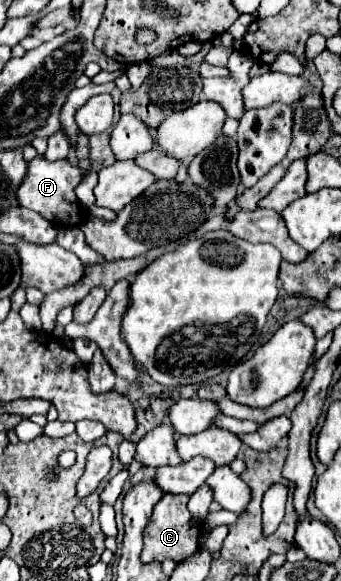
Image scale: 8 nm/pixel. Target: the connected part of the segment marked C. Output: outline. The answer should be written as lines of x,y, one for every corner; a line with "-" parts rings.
164,494
160,502
154,506
152,518
144,528
144,550
142,550
144,562
152,562
152,560
162,562
166,558
174,562
182,562
200,550
202,524
196,518
192,518
186,504
188,504
186,494

